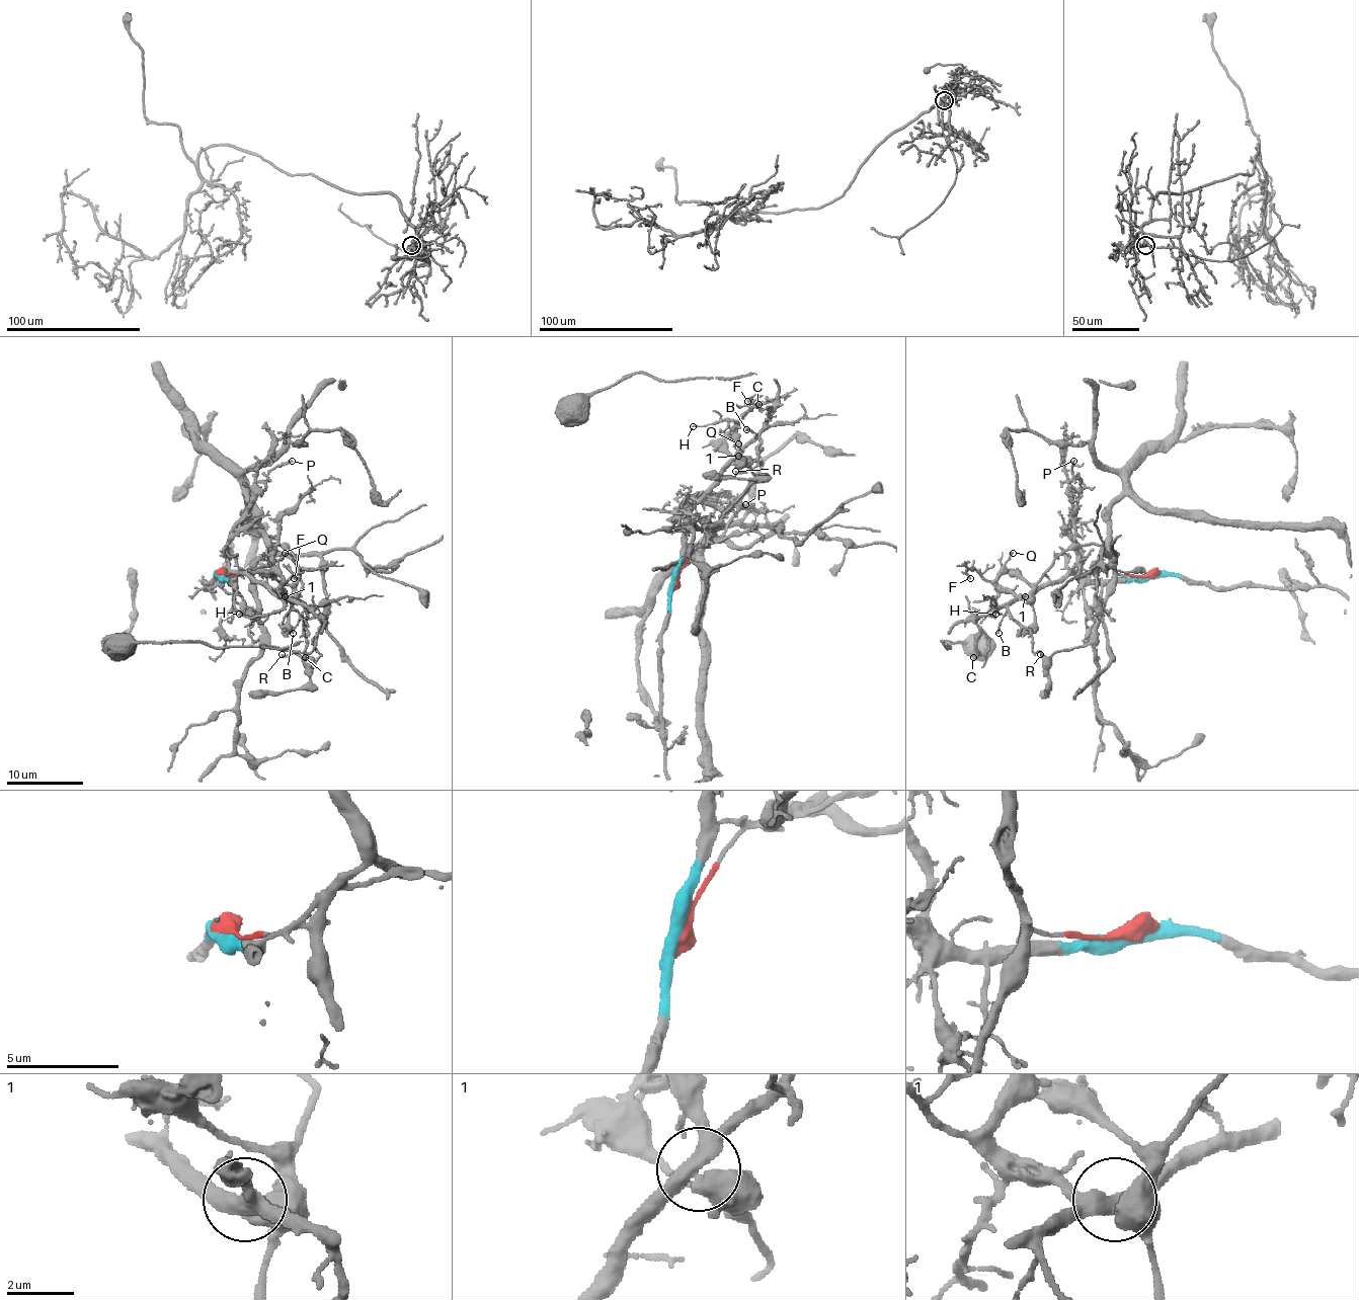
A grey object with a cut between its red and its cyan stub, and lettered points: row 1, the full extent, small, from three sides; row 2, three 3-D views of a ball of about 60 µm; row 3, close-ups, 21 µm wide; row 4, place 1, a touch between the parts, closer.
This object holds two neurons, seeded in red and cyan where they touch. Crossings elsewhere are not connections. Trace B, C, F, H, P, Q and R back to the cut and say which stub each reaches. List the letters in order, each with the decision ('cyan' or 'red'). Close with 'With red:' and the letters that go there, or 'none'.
B: cyan
C: cyan
F: cyan
H: cyan
P: cyan
Q: cyan
R: cyan
With red: none

